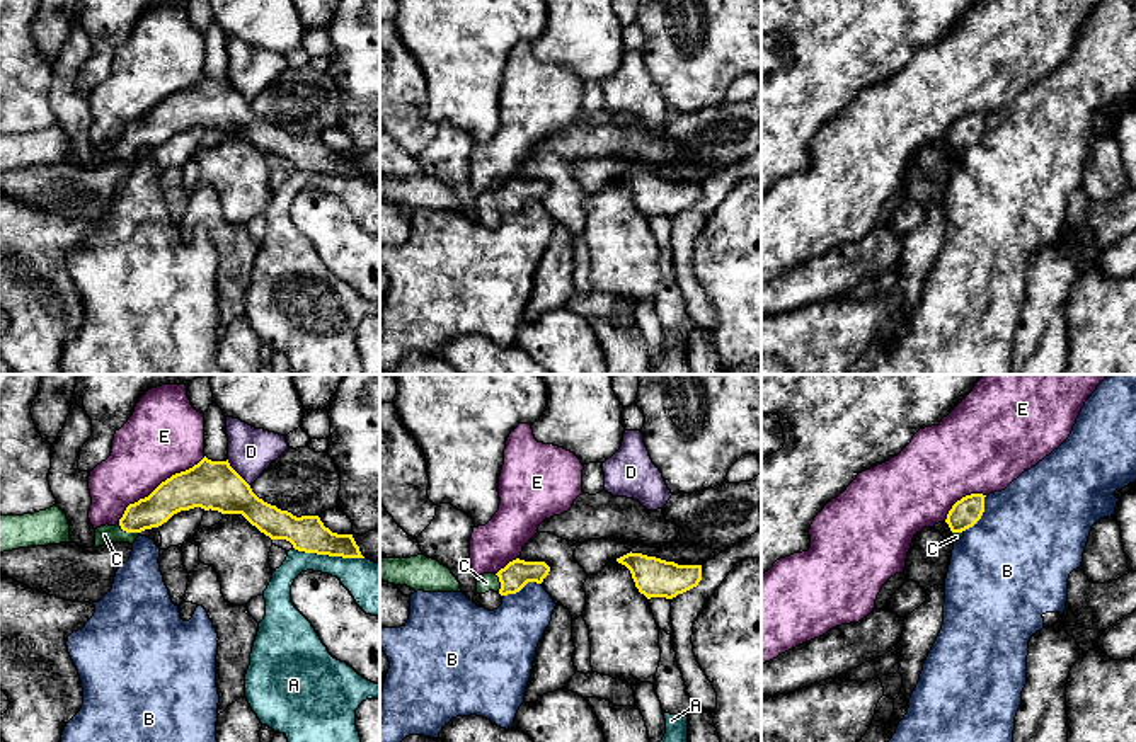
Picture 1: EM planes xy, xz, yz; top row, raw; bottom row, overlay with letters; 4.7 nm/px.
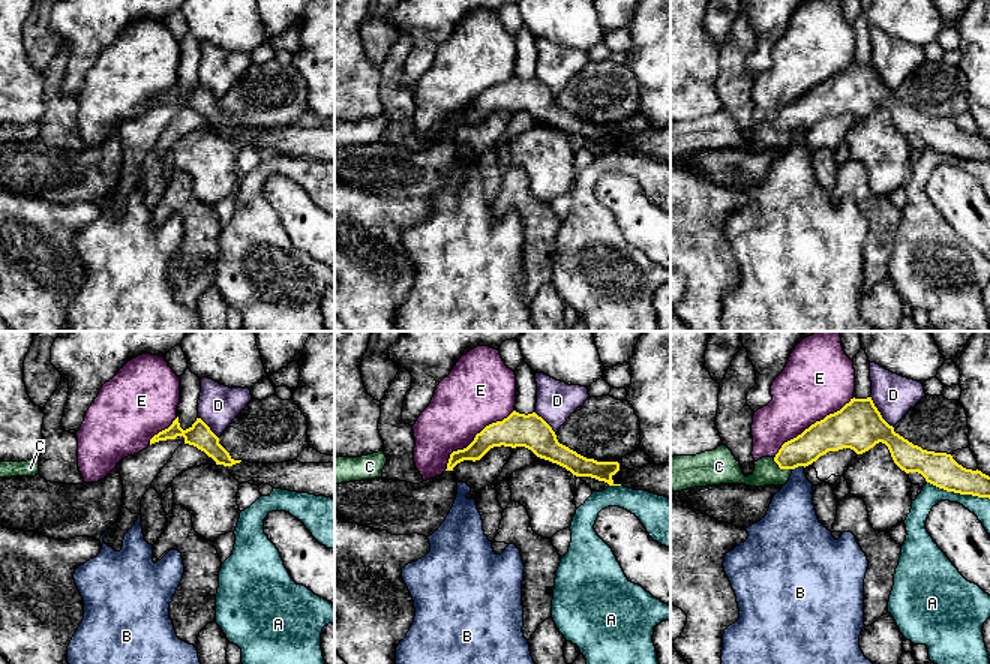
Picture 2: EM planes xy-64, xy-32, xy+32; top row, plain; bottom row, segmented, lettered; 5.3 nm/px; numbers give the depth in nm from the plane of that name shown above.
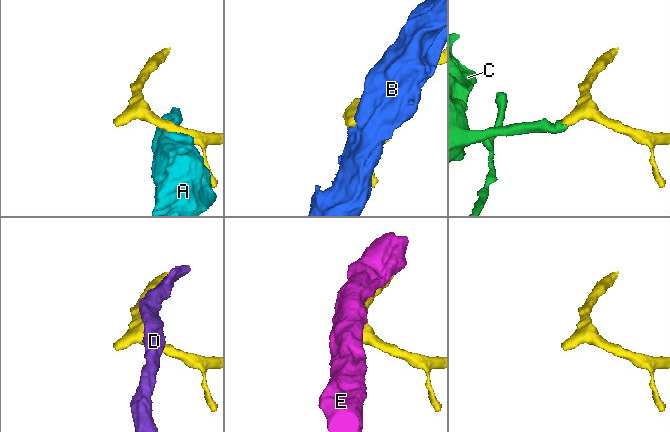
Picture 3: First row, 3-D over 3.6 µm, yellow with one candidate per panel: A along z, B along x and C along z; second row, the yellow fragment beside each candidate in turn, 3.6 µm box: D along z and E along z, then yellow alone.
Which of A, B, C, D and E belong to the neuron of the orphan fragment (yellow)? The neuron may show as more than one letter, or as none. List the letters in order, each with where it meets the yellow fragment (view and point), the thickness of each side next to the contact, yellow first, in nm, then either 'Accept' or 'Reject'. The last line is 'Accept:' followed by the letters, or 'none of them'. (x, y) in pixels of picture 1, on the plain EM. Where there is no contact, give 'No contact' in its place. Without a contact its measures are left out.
A: Touches yellow at xy (329, 174). Thickness 170 nm (yellow) against 220 nm. Reject
B: Touches yellow at yz (981, 133). Thickness 140 nm (yellow) against 500 nm. Reject
C: Touches yellow at xy (128, 150). Thickness 160 nm (yellow) against 90 nm. Accept
D: Touches yellow at xy (235, 91). Thickness 220 nm (yellow) against 220 nm. Reject
E: Touches yellow at xy (159, 104). Thickness 220 nm (yellow) against 360 nm. Reject
Accept: C

